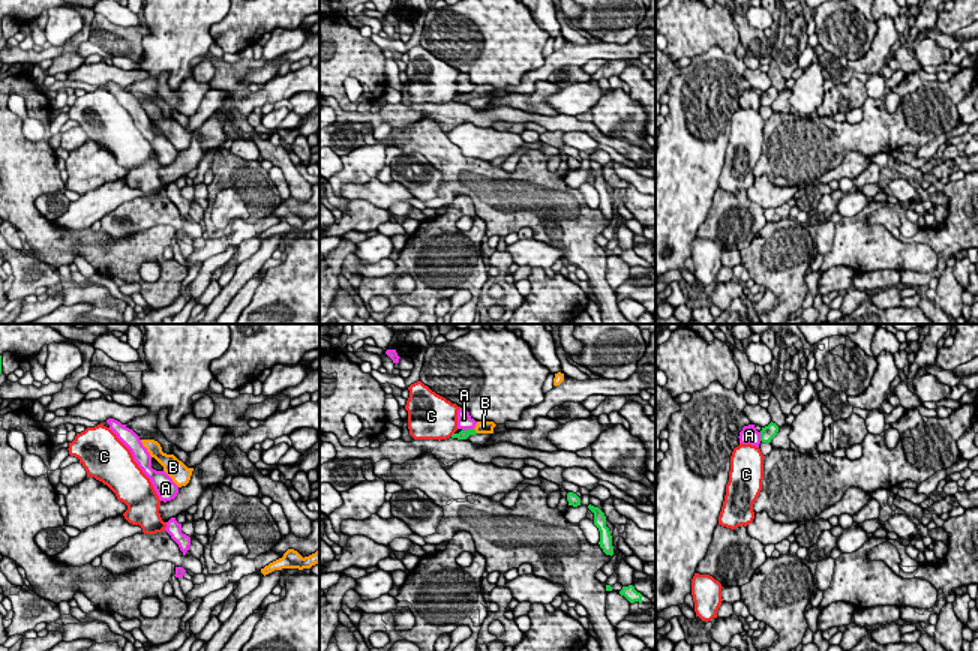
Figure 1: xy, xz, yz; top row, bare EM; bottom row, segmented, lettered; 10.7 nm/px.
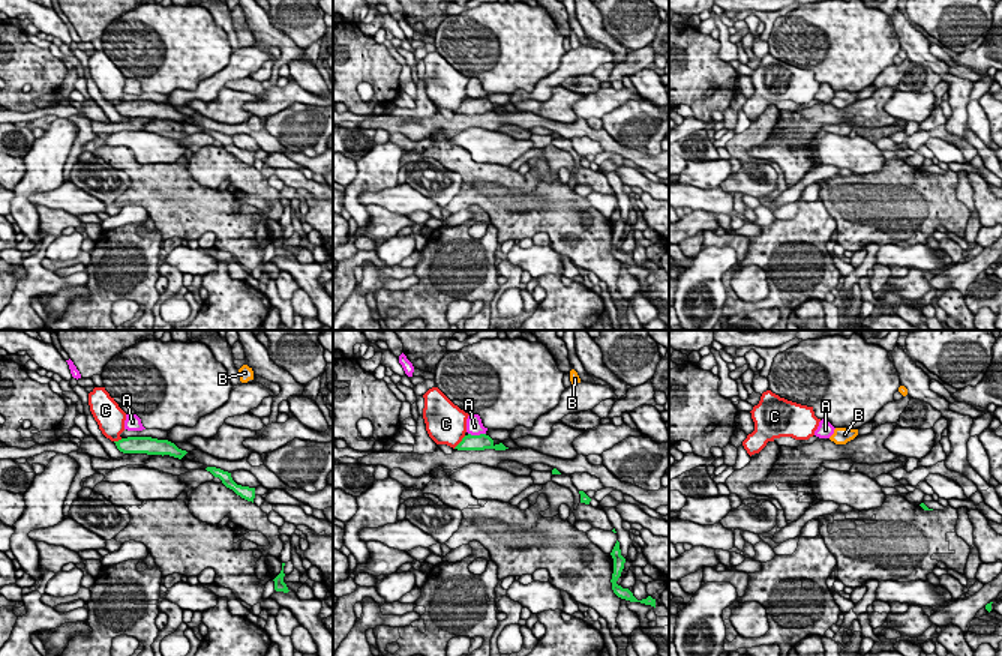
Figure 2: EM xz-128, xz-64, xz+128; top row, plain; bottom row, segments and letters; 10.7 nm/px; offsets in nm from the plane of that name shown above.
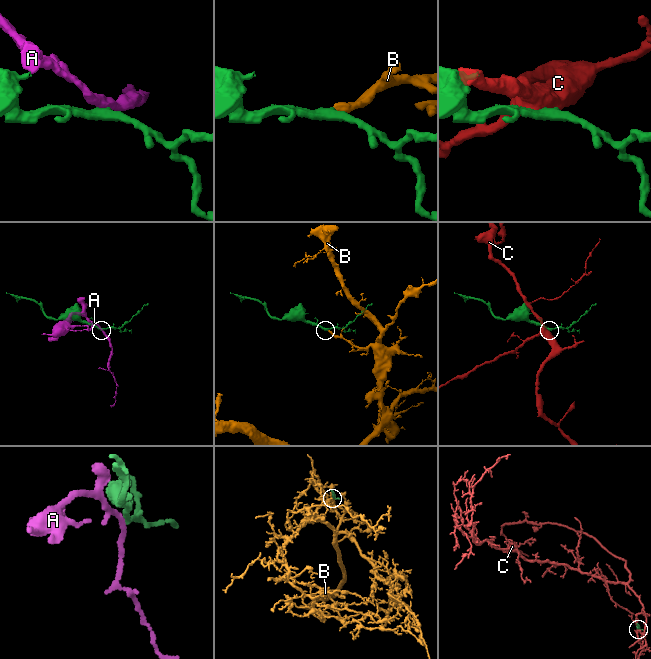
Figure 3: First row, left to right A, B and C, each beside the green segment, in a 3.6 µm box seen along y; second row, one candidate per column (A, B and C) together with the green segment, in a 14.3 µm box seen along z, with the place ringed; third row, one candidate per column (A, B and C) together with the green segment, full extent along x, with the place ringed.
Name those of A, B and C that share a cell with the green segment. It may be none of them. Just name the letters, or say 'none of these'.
B

